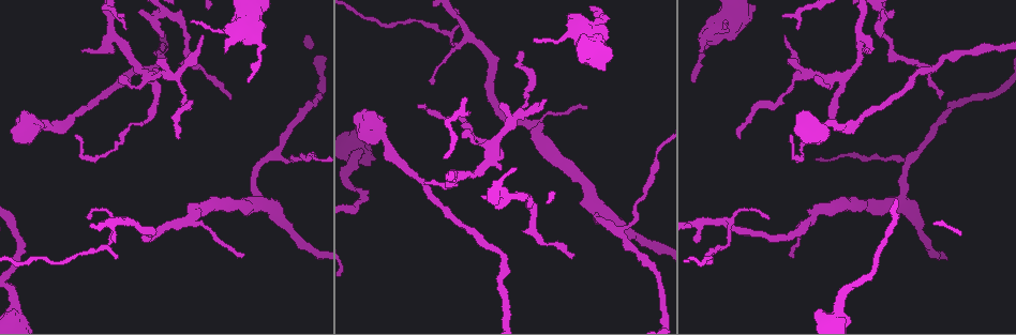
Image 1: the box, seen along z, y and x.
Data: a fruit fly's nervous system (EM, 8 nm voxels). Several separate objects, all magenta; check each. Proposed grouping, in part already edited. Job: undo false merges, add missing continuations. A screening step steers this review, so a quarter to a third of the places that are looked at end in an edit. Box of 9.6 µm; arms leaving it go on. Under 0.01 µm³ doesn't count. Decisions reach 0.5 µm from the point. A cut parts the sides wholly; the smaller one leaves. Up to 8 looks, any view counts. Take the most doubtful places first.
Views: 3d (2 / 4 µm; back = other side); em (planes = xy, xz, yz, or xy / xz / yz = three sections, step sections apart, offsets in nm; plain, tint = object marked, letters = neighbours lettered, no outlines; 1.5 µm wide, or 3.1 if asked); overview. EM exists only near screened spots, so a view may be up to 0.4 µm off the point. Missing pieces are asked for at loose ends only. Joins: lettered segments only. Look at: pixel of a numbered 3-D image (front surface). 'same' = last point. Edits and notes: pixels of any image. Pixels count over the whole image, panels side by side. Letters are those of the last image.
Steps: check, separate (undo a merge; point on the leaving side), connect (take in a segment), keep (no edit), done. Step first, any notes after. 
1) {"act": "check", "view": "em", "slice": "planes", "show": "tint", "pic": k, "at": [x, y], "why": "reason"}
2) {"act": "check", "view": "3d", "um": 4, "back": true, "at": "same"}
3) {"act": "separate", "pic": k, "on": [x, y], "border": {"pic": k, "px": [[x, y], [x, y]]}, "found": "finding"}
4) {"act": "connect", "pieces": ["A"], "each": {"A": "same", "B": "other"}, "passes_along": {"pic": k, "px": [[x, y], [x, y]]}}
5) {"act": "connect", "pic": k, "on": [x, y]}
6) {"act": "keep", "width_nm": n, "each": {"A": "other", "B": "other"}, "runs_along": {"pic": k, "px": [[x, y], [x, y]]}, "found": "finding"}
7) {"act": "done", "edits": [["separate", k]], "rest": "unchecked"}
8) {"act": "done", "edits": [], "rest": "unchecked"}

{"act": "check", "view": "em", "slice": "planes", "show": "letters", "pic": 1, "at": [225, 52], "why": "branch stops here"}

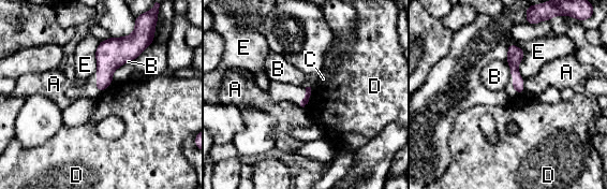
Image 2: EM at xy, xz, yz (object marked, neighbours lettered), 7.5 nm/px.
{"act": "keep", "each": {"A": "other", "B": "other", "C": "other", "D": "other", "E": "other"}, "runs_along": {"pic": 2, "px": [[509, 46], [520, 90]]}, "found": "no lettered segment goes on from it"}

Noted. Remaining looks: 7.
{"act": "check", "view": "em", "slice": "planes", "show": "tint", "pic": 1, "at": [940, 98], "why": "end of a long branch"}

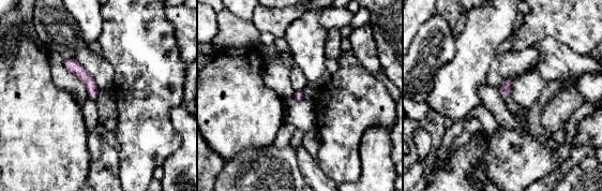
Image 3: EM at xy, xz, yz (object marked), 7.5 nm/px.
{"act": "check", "view": "em", "slice": "planes", "show": "letters", "at": "same"}

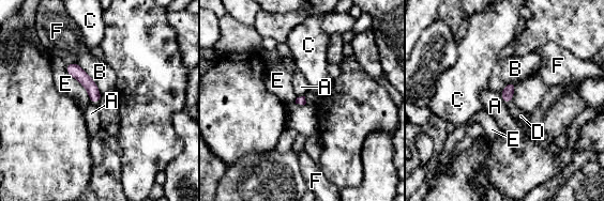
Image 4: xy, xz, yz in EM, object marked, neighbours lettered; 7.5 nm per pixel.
{"act": "connect", "pieces": ["D"], "each": {"A": "other", "B": "other", "C": "other", "D": "same", "E": "other", "F": "other"}, "passes_along": {"pic": 4, "px": [[507, 95], [508, 102], [517, 113]]}, "found": "it goes on there"}

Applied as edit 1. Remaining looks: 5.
{"act": "check", "view": "overview", "why": "redraw"}

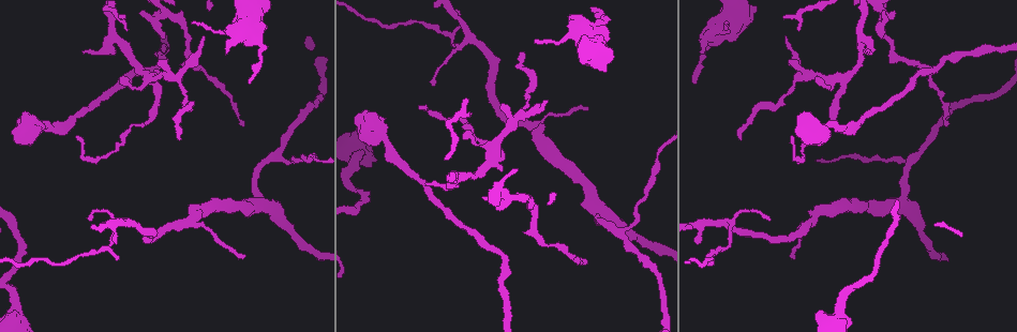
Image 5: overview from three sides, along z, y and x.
{"act": "check", "view": "3d", "um": 2, "pic": 5, "at": [822, 78], "why": "tapers out"}

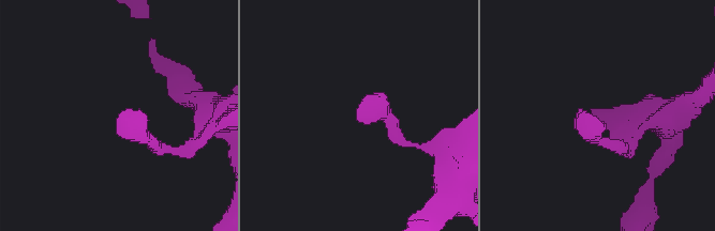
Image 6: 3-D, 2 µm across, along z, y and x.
{"act": "check", "view": "em", "slice": "xz", "step": 4, "show": "tint", "pic": 6, "at": [358, 112]}

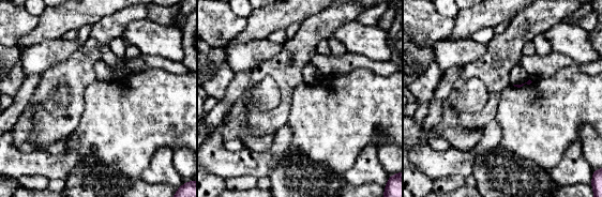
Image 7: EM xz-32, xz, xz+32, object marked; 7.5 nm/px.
{"act": "check", "view": "em", "slice": "planes", "show": "letters", "at": "same"}

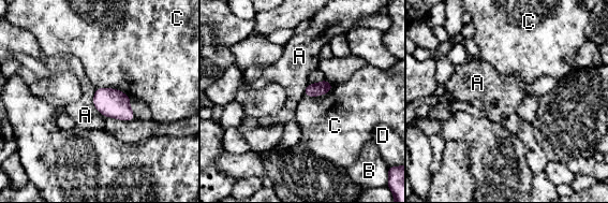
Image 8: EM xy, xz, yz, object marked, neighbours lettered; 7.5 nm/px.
{"act": "keep", "width_nm": 100, "each": {"A": "other", "B": "other", "C": "other", "D": "other"}, "border": {"pic": 8, "px": [[94, 89], [93, 105], [104, 116]]}, "found": "no lettered segment goes on from it"}

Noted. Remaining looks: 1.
{"act": "done", "edits": [["connect", 4]], "rest": "unchecked"}

